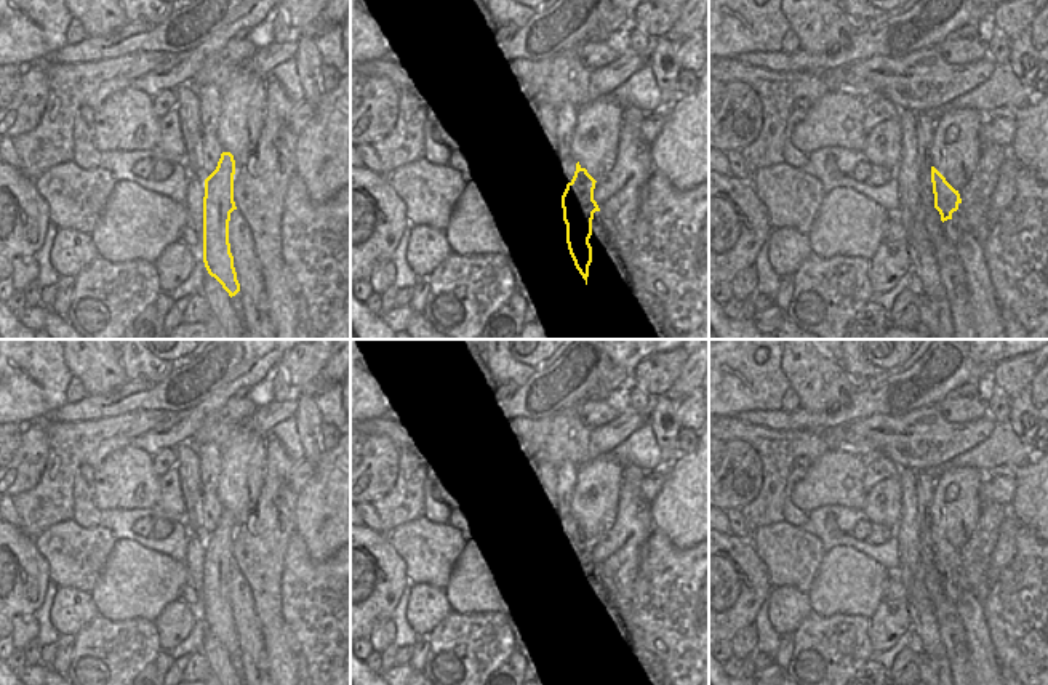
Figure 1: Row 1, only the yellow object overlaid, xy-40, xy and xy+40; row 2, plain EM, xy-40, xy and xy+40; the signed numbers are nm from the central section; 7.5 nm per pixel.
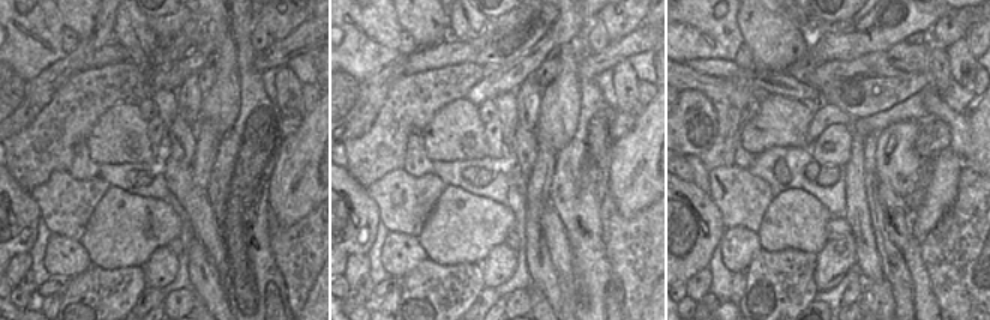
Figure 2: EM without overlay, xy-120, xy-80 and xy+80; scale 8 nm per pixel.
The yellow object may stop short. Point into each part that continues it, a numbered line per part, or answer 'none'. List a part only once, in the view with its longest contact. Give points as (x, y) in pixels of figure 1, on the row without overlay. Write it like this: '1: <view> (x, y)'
none.

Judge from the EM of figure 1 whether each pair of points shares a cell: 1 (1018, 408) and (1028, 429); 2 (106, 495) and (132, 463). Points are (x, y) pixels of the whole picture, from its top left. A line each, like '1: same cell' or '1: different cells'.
1: same cell
2: same cell

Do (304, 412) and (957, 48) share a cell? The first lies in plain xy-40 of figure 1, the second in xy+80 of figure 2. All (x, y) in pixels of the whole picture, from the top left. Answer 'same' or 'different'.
same

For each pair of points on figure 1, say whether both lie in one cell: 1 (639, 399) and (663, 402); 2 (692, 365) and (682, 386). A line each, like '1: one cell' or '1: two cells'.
1: two cells
2: one cell

